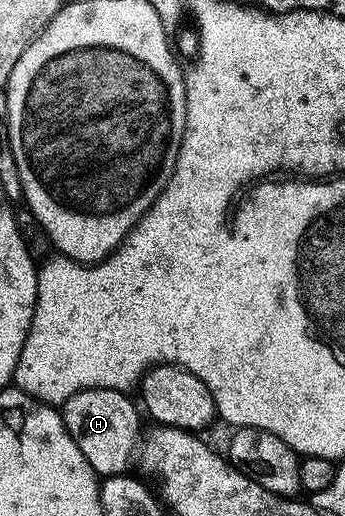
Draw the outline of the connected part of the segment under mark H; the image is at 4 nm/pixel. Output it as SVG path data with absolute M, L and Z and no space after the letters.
M80 390L75 392L60 407L59 413L71 440L79 444L79 452L87 456L91 468L98 476L112 476L114 474L124 474L130 468L129 457L134 457L135 445L139 440L139 430L137 434L137 410L133 407L133 402L129 399L128 393L119 390Z

